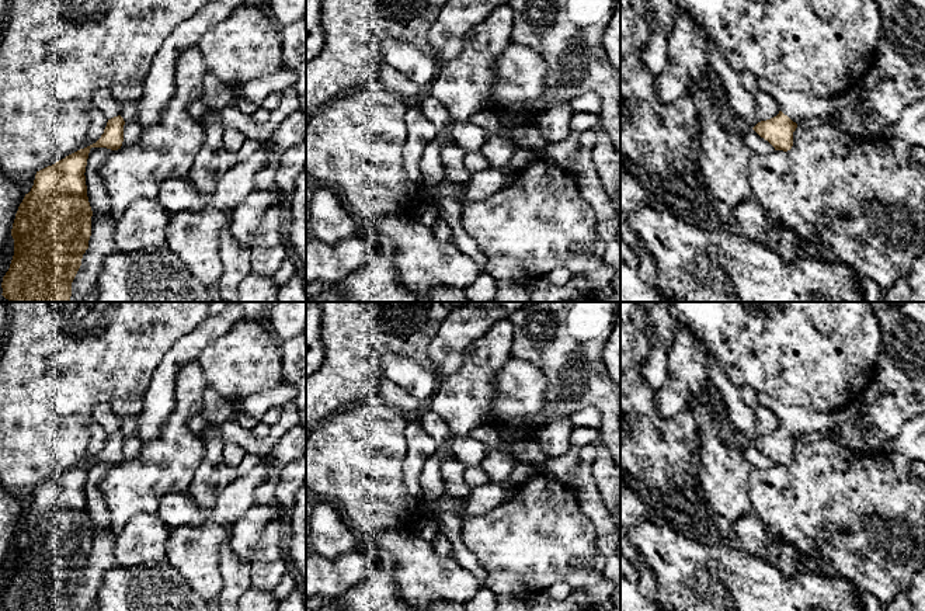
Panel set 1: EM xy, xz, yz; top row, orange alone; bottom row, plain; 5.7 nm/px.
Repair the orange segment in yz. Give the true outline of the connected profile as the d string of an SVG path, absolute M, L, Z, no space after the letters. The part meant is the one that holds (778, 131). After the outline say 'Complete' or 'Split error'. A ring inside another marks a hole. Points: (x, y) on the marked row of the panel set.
M762 77L757 80L758 88L768 93L779 104L780 111L776 117L758 122L752 129L775 150L792 149L793 132L799 121L827 117L859 101L859 90L851 90L832 98L818 98L800 91L787 91Z. Split error

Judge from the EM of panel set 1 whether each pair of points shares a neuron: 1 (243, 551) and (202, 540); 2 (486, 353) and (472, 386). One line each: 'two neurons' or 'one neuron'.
1: two neurons
2: one neuron

